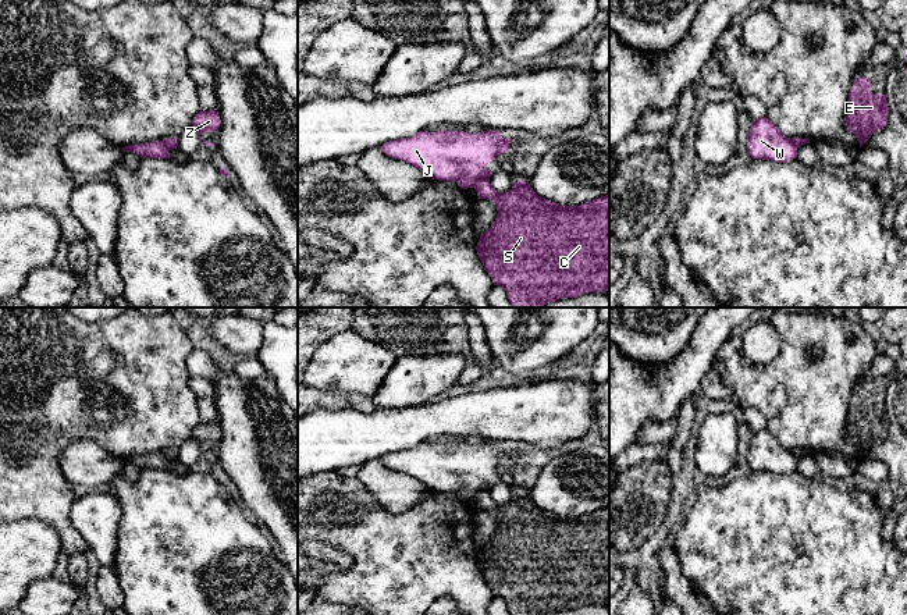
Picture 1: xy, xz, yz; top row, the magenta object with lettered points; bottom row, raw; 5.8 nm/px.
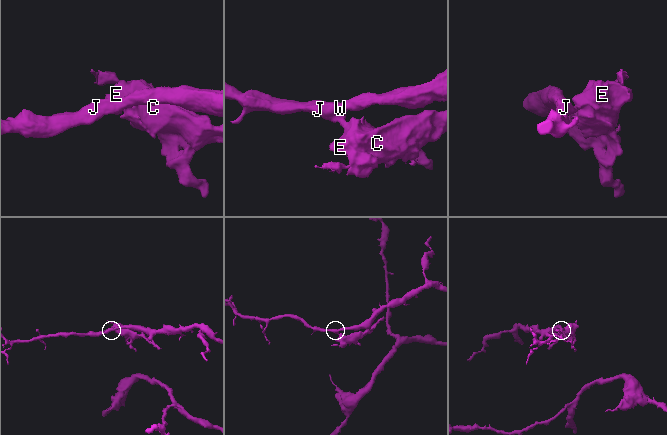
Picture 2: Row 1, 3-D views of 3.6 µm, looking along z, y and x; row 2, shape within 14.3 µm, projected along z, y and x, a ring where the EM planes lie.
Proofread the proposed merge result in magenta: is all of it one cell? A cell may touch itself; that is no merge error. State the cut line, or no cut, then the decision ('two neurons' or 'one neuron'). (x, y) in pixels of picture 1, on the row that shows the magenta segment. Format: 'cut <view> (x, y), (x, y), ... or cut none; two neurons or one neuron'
cut xz (488, 178), (480, 178), (472, 187); two neurons

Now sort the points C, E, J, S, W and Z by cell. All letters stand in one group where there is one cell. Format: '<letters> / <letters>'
C E S Z / J W

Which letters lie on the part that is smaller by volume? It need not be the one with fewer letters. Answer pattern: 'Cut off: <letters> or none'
Cut off: C, E, S, Z

